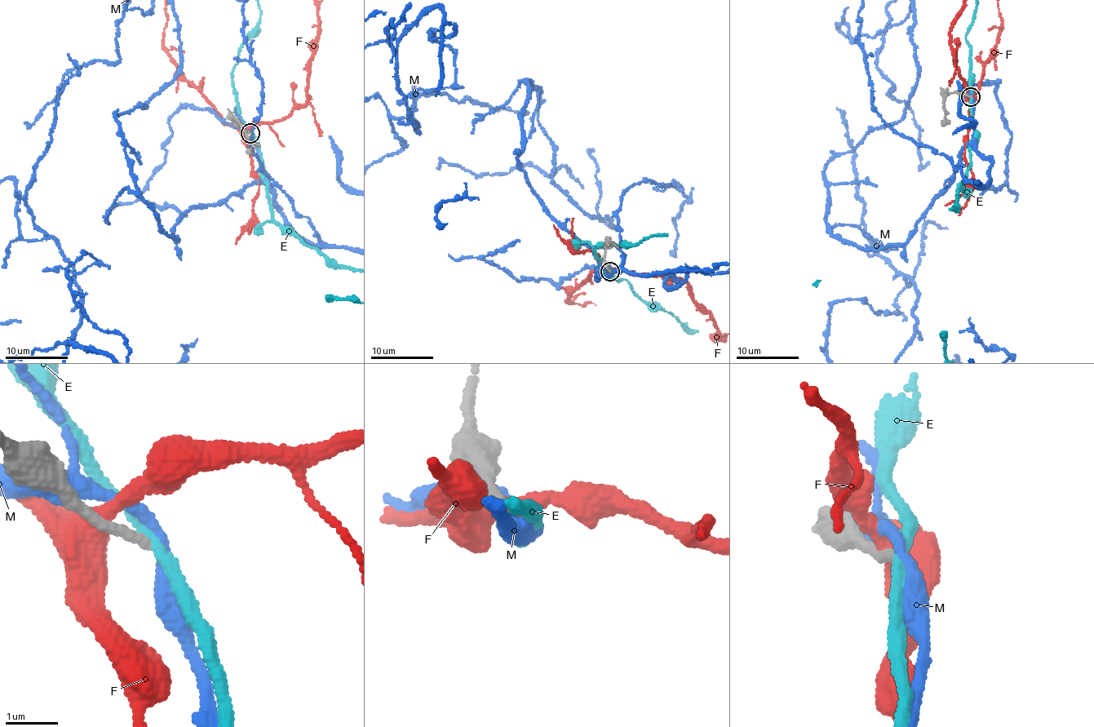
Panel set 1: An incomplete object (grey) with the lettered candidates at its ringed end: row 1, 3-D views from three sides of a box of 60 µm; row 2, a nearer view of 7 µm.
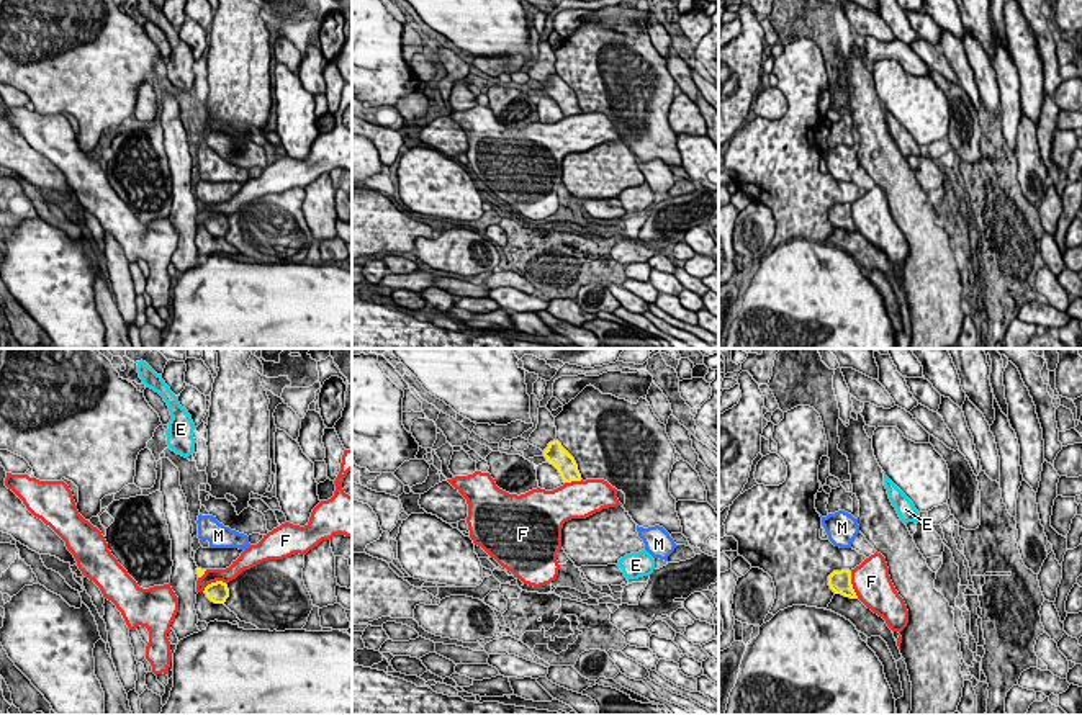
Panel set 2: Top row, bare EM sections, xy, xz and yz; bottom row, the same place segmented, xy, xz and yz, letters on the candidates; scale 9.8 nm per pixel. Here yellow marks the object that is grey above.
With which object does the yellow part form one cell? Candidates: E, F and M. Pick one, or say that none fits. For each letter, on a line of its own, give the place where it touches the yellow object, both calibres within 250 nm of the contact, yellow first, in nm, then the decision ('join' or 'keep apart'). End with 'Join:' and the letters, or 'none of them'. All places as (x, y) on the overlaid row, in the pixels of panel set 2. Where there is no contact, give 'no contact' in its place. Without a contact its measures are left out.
E: no contact; keep apart
F: contact yz (852, 584); calibres 220 and 380 nm; keep apart
M: no contact; keep apart
Join: none of them

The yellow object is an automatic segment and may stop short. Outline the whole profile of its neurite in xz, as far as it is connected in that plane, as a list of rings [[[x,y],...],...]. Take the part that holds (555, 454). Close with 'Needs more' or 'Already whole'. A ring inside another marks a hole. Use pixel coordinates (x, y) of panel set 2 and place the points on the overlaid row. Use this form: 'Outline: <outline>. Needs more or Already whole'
Outline: [[[558,440],[548,443],[543,450],[543,456],[558,470],[563,483],[581,481],[575,458],[561,447]]]. Already whole

